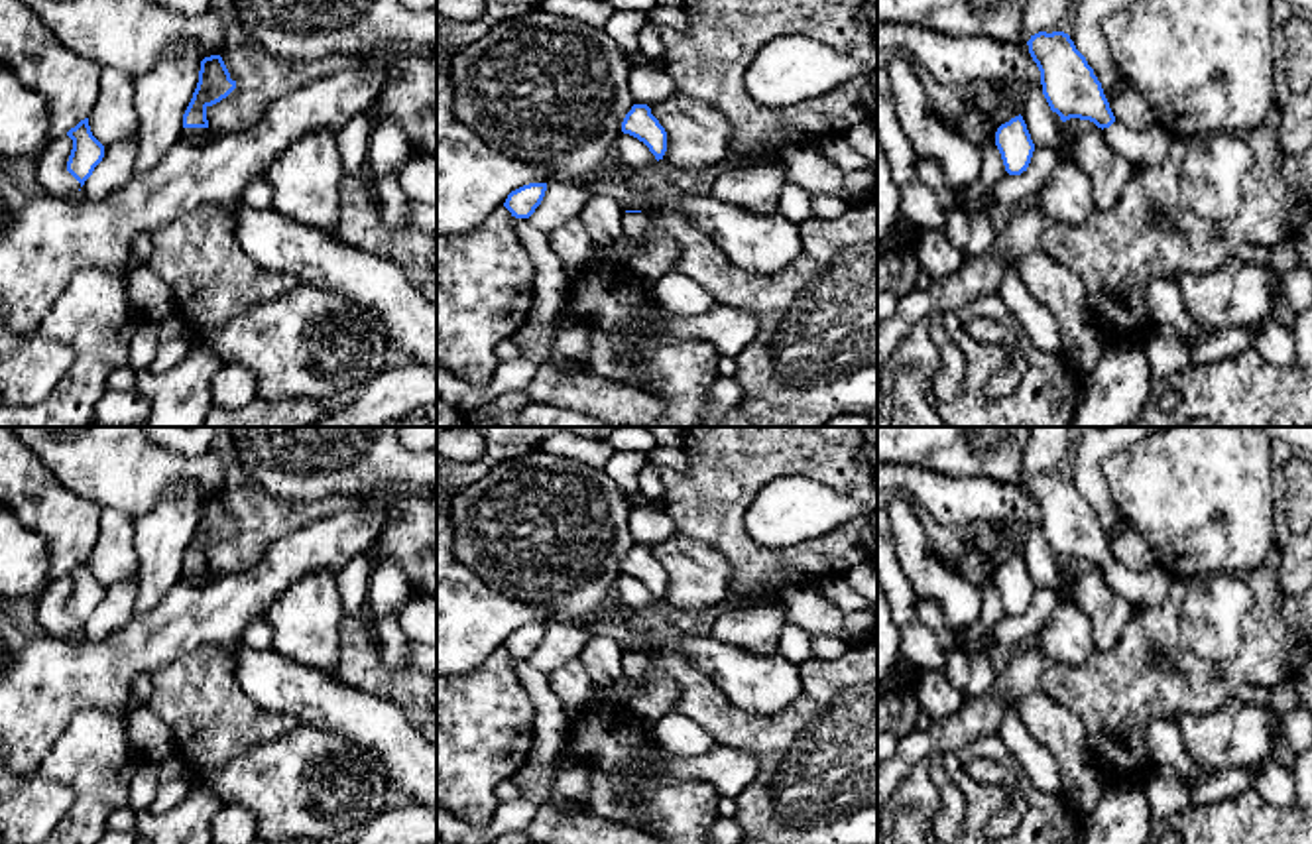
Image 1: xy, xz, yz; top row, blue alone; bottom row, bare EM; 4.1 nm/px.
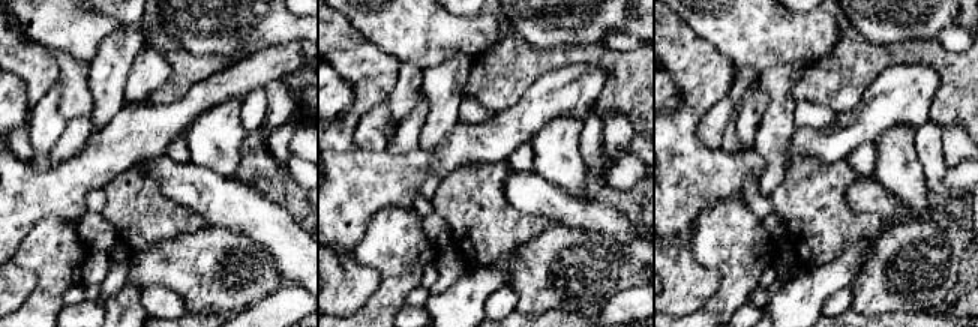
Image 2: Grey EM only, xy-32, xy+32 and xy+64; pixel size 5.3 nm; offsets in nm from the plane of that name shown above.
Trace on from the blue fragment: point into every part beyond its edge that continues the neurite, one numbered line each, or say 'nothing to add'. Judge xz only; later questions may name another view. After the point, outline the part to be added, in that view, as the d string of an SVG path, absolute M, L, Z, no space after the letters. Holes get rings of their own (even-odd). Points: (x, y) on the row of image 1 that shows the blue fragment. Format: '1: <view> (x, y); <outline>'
1: xz (656, 254); M624 212L624 234L637 246L626 268L643 283L653 287L663 275L673 271L679 246L665 232L651 224L647 212Z

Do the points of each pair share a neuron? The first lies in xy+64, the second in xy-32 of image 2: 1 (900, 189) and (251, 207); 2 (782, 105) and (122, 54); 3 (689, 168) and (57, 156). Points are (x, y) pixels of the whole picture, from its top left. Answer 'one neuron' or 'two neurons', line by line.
1: two neurons
2: one neuron
3: two neurons

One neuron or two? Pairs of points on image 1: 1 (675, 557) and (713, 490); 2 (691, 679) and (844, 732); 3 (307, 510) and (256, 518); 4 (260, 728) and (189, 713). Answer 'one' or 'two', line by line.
1: two
2: one
3: one
4: one

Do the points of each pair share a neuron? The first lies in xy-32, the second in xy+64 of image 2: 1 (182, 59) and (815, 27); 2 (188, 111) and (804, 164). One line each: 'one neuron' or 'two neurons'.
1: two neurons
2: two neurons

